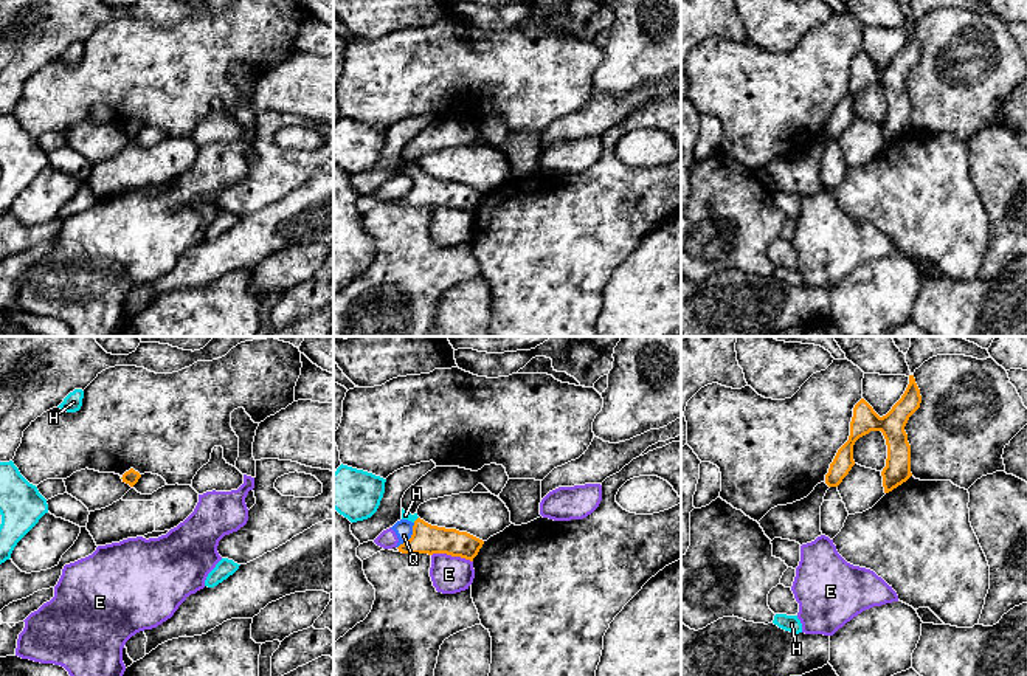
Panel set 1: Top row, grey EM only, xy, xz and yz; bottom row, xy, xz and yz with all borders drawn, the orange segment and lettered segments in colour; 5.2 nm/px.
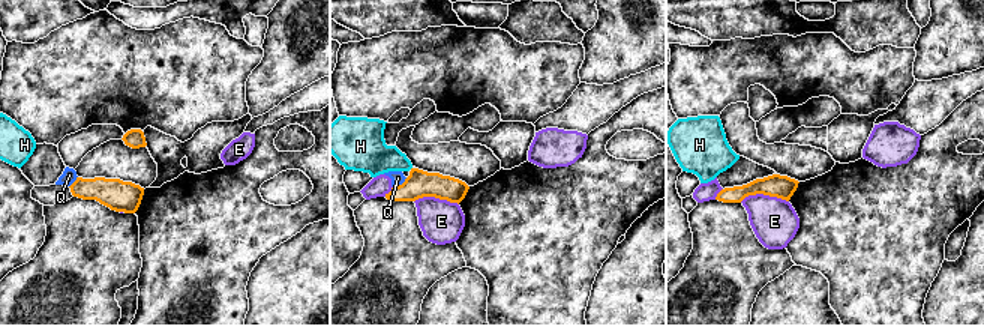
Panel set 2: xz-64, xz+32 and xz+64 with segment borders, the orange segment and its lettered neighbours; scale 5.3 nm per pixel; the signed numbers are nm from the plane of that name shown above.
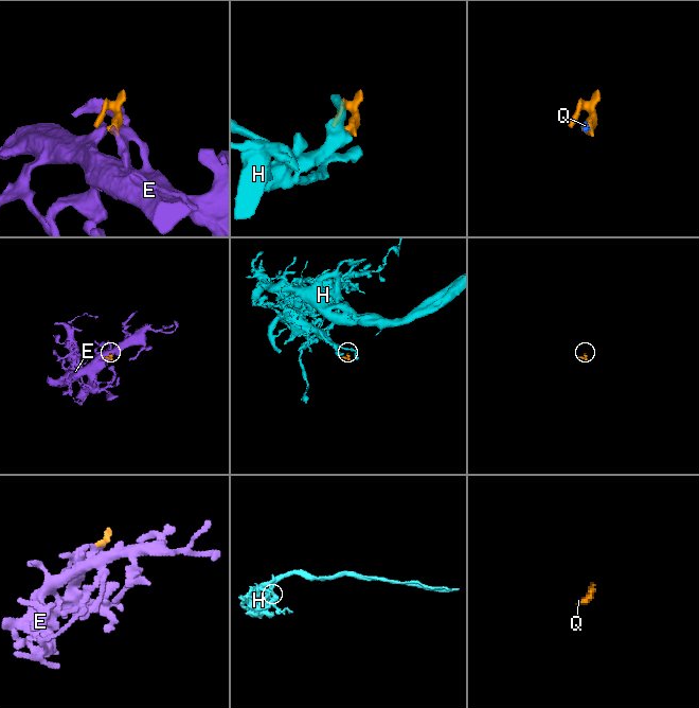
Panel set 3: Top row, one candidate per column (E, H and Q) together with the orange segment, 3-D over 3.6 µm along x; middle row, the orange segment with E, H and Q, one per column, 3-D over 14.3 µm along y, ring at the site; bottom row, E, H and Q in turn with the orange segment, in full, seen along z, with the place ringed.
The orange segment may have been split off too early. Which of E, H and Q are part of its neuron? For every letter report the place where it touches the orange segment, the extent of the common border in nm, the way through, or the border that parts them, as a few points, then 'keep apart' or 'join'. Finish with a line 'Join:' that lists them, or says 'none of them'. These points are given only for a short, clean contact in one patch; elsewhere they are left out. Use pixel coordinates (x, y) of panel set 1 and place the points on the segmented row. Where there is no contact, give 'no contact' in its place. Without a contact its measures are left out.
E: contact xz (452, 555); length 220 nm; border xz (432, 554), (459, 555), (472, 562); keep apart
H: contact xz (416, 520); length 40 nm; way xz (425, 538), (416, 520), (405, 515); join
Q: contact xz (411, 537); length 160 nm; border xz (414, 523), (413, 534), (397, 548); keep apart
Join: H

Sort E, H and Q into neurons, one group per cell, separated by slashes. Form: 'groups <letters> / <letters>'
groups E Q / H

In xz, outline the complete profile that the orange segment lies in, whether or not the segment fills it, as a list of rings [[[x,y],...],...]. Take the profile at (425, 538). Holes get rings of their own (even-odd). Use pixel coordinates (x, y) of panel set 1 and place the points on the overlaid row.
[[[402,509],[402,519],[411,521],[413,535],[397,549],[402,554],[447,554],[473,561],[484,541],[456,529],[437,527]]]

